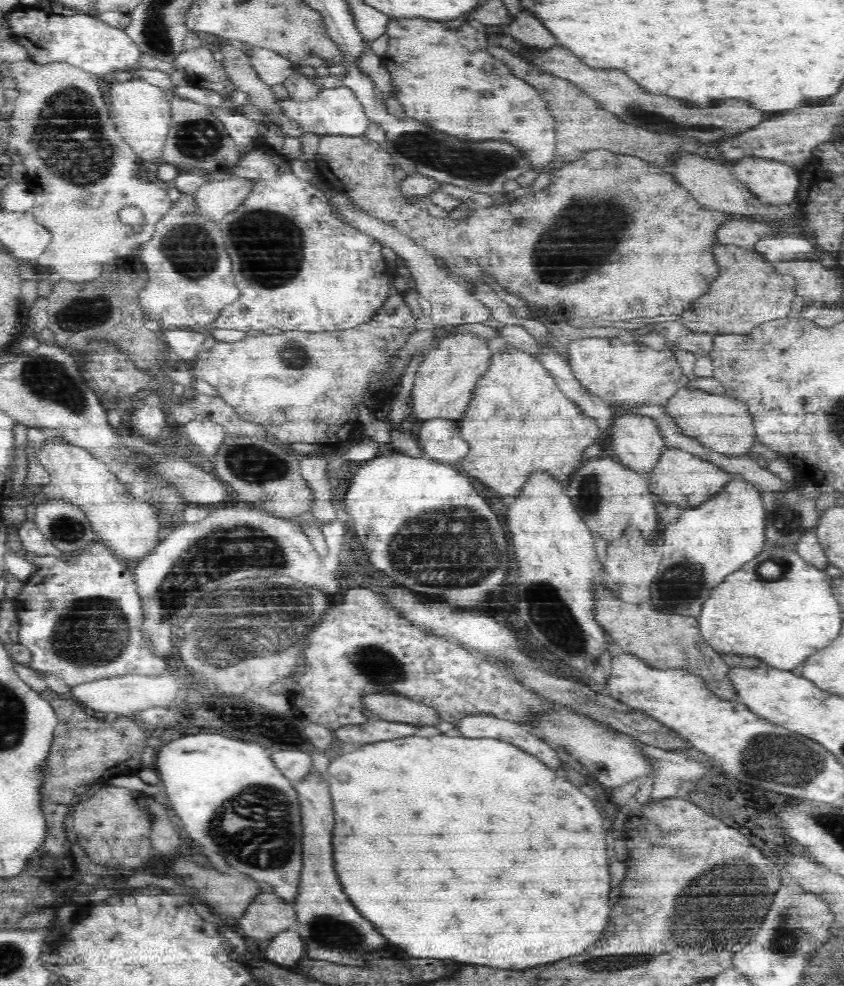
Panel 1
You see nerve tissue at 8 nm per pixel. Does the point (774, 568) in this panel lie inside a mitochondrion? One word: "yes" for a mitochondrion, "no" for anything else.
yes

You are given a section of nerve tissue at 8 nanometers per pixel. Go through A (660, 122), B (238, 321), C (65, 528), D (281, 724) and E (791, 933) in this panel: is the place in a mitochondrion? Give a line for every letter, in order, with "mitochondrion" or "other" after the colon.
A: mitochondrion
B: other
C: mitochondrion
D: mitochondrion
E: mitochondrion

